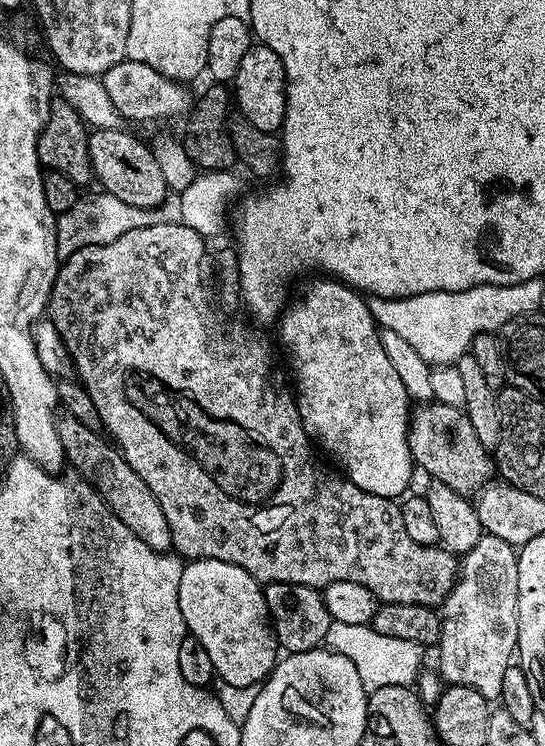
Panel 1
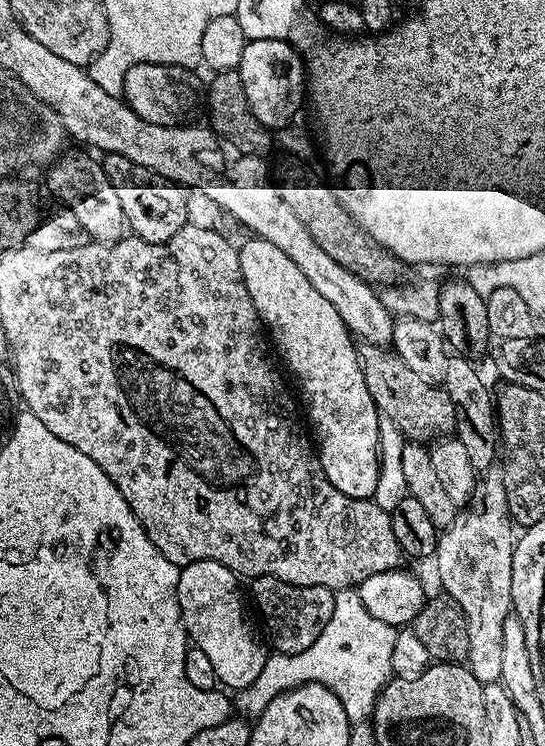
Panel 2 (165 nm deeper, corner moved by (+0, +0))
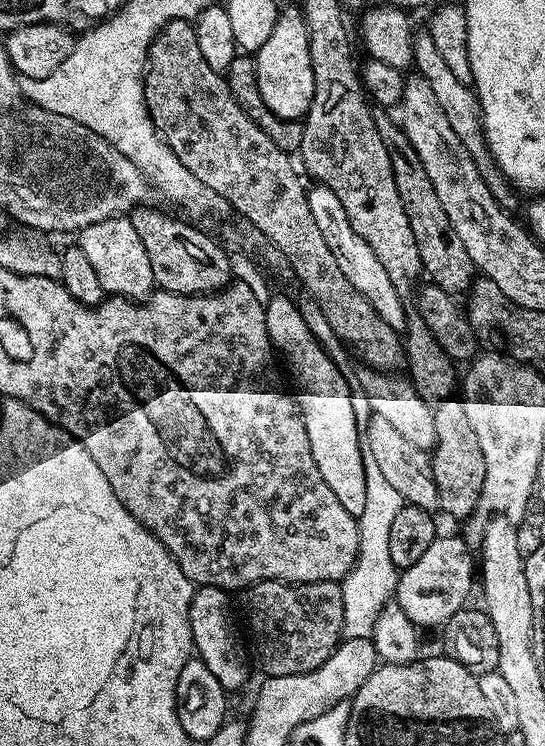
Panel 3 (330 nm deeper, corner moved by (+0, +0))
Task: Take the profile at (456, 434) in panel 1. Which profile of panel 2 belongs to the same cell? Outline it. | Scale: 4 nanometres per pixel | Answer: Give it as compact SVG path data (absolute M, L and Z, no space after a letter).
M363 345L359 349L362 374L366 378L366 390L374 398L381 416L390 418L394 426L408 442L435 442L451 437L456 431L454 402L450 402L443 387L430 383L419 374L414 374L395 351L378 346Z

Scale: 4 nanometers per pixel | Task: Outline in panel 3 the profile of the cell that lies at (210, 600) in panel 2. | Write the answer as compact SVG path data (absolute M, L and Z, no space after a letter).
M209 584L197 587L195 591L192 593L192 601L190 602L190 630L192 631L192 642L194 645L195 655L202 661L206 666L210 666L210 671L214 674L214 678L218 678L218 682L224 688L224 691L232 694L235 693L235 688L240 688L244 683L248 680L248 660L244 657L244 648L240 645L240 640L236 637L236 632L232 629L232 608L234 612L234 604L228 601L229 593L225 591L223 588L215 588L214 586L210 586Z

